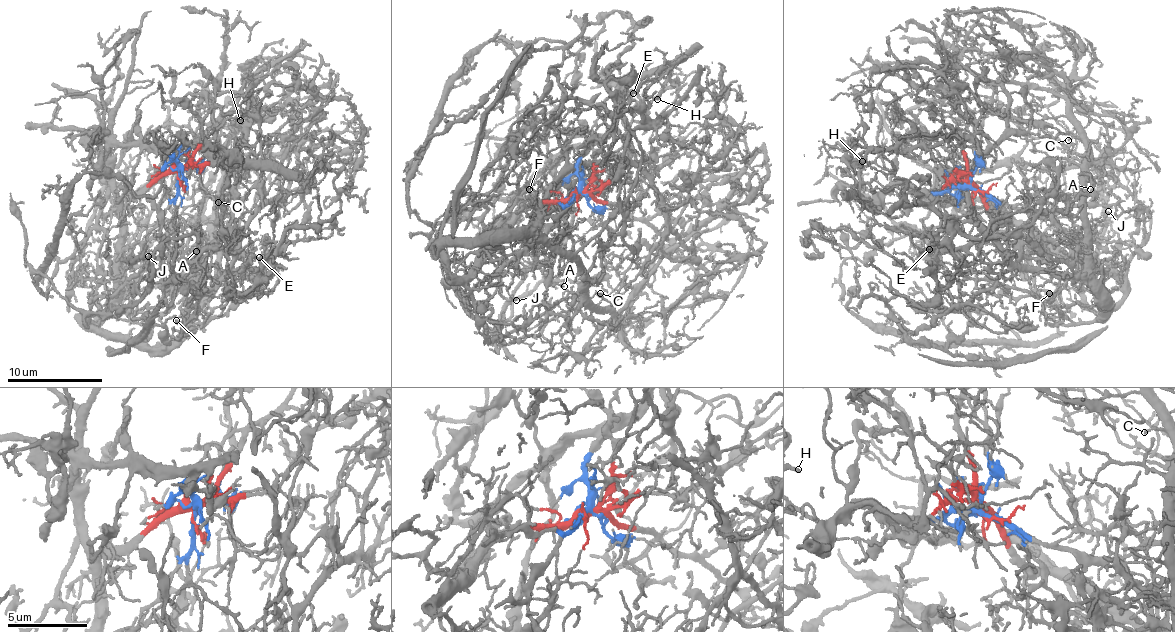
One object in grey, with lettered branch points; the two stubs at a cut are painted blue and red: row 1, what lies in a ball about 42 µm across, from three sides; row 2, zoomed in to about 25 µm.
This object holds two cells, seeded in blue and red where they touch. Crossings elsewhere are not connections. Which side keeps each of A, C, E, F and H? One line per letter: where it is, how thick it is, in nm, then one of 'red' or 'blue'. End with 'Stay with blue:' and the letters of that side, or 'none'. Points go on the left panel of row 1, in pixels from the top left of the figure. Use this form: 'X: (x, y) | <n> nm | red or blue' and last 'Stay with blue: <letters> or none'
A: (196, 251) | 80 nm | blue
C: (218, 202) | 110 nm | red
E: (259, 257) | 90 nm | blue
F: (176, 320) | 80 nm | red
H: (240, 120) | 280 nm | blue
Stay with blue: A, E, H

